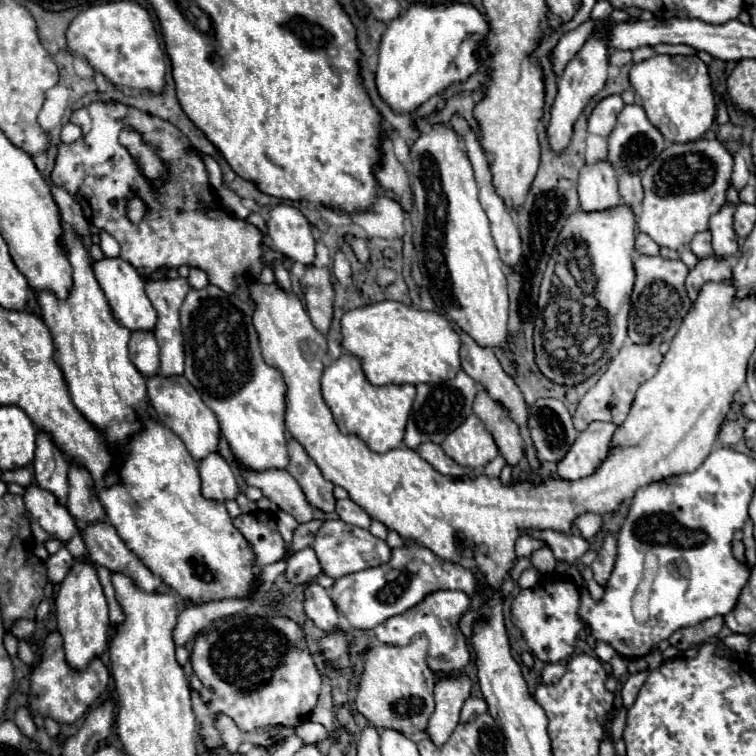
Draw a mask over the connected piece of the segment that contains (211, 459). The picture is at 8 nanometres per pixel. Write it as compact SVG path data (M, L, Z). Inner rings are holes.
M212 453L204 461L200 461L198 469L202 481L202 495L206 499L218 503L236 499L238 483L234 477L234 469L218 453Z

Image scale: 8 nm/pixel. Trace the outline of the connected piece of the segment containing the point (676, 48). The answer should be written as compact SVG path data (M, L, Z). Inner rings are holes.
M658 45L656 49L658 53L666 53L666 55L698 55L698 51L688 45Z

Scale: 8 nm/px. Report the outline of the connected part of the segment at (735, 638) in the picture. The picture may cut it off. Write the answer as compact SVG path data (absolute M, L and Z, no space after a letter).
M732 633L732 635L728 635L728 637L724 639L724 645L730 647L732 651L746 653L746 651L748 651L748 637L746 637L746 635L736 635L736 633Z

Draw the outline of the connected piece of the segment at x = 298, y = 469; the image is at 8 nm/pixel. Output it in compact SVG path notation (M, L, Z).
M296 439L288 441L288 451L290 451L290 465L286 471L300 483L308 503L324 513L334 513L336 505L336 499L332 495L334 485L322 477L316 463L308 457L304 447Z

